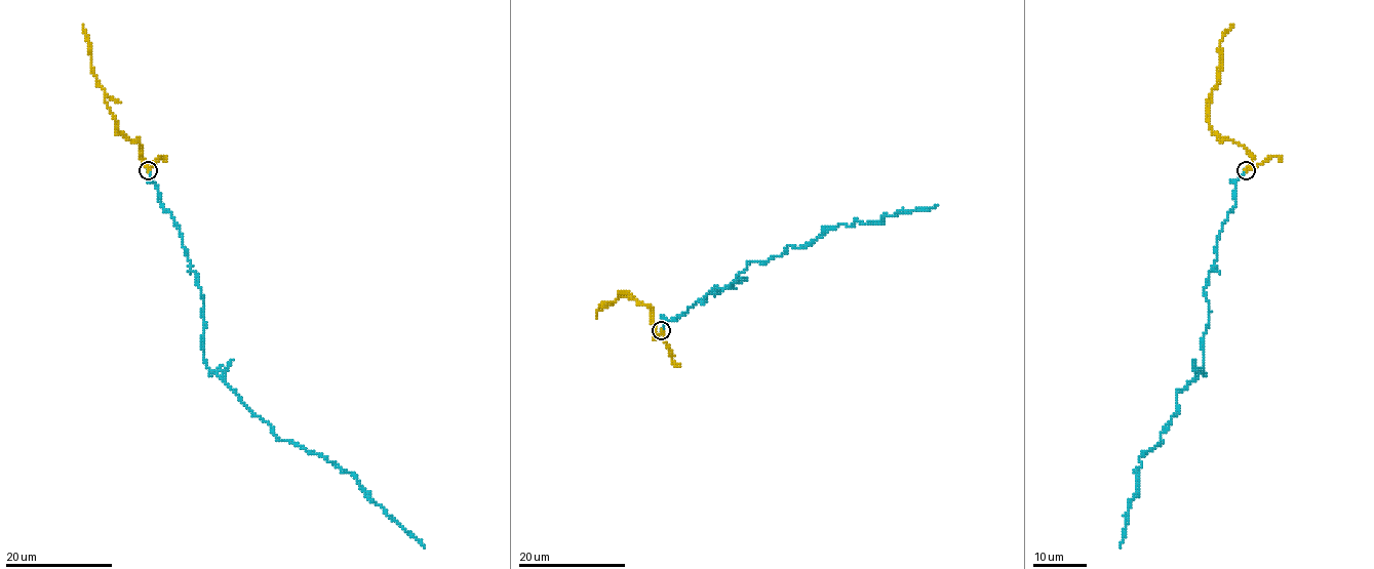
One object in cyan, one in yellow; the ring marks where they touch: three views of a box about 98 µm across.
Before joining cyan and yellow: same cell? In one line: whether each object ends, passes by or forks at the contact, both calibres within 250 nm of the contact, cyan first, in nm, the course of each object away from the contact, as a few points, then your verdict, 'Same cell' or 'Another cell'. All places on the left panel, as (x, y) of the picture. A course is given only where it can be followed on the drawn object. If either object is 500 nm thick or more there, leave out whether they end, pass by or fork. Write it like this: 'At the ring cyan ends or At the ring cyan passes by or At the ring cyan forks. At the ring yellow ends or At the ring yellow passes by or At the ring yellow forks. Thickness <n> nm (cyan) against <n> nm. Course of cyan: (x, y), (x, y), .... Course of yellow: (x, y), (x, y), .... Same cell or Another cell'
At the ring cyan ends. At the ring yellow passes by. Thickness 200 nm (cyan) against 280 nm. Course of cyan: (148, 171), (161, 206), (180, 230), (204, 302), (205, 366), (279, 440), (318, 453), (353, 476), (425, 549). Course of yellow: (148, 170), (138, 138), (127, 138), (117, 128), (105, 102), (105, 90), (90, 64), (90, 47), (83, 24). Same cell

